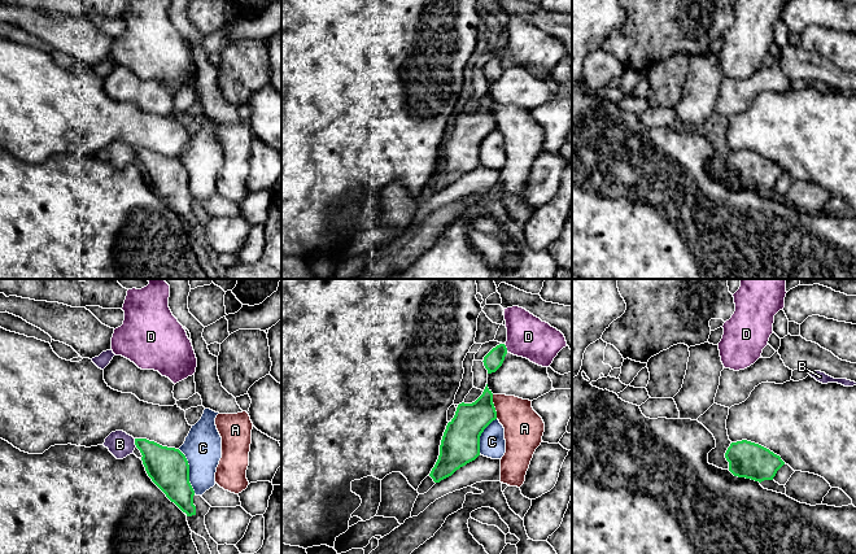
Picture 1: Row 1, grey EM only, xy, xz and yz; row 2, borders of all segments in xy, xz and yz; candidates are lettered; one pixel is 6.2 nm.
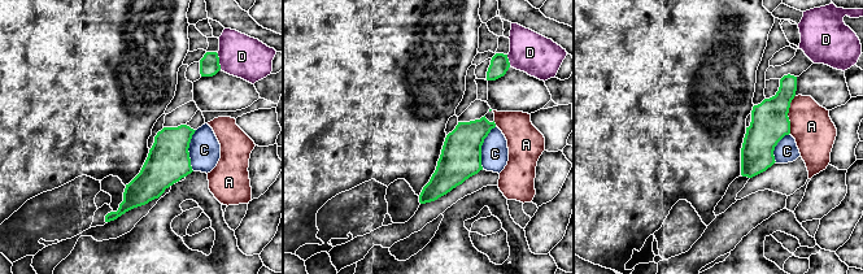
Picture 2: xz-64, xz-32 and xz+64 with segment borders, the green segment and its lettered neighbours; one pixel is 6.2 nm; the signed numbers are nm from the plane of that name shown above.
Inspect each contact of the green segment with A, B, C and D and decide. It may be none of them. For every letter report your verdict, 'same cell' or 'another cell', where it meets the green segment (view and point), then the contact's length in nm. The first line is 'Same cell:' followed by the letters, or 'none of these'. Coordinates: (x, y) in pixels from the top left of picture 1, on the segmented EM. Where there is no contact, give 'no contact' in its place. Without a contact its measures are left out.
Same cell: none of these
A: another cell; meets green in xz at (493, 406); contact 160 nm long
B: another cell; meets green in xy at (135, 443); contact 60 nm long
C: another cell; meets green in xy at (188, 471); contact 300 nm long
D: another cell; meets green in xz at (506, 348); contact 50 nm long

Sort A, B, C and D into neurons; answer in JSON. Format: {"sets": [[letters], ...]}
{"sets": [["A"], ["B"], ["C"], ["D"]]}

